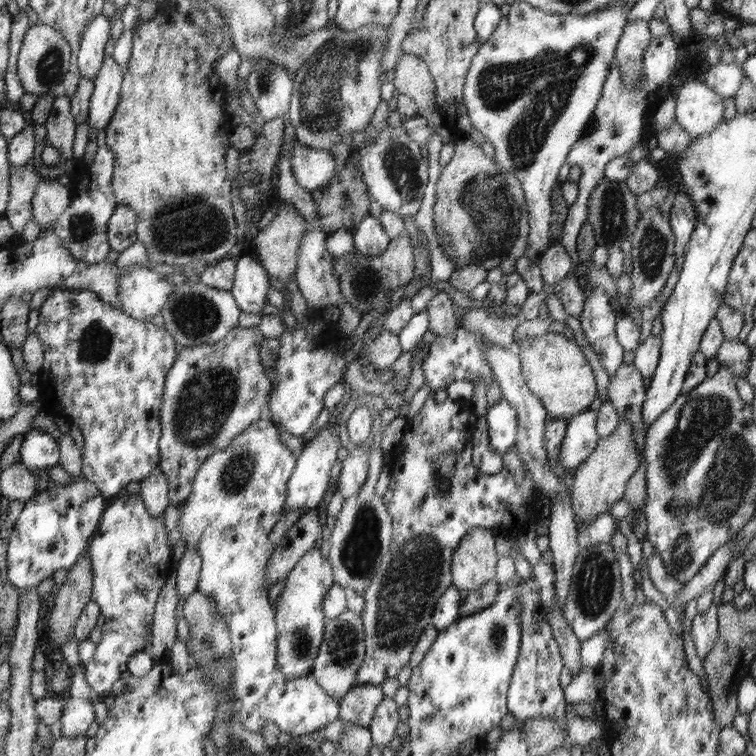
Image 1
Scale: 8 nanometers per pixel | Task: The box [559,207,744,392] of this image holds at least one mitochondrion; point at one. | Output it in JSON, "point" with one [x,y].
{"point":[652,245]}

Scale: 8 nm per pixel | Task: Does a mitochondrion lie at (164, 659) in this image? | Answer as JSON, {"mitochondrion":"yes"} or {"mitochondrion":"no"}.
{"mitochondrion":"no"}

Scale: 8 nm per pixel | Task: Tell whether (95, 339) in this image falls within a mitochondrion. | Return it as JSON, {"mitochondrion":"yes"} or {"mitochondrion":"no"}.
{"mitochondrion":"yes"}

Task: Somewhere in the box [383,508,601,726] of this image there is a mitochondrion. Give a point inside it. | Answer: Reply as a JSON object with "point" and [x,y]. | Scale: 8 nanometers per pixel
{"point":[497,634]}

